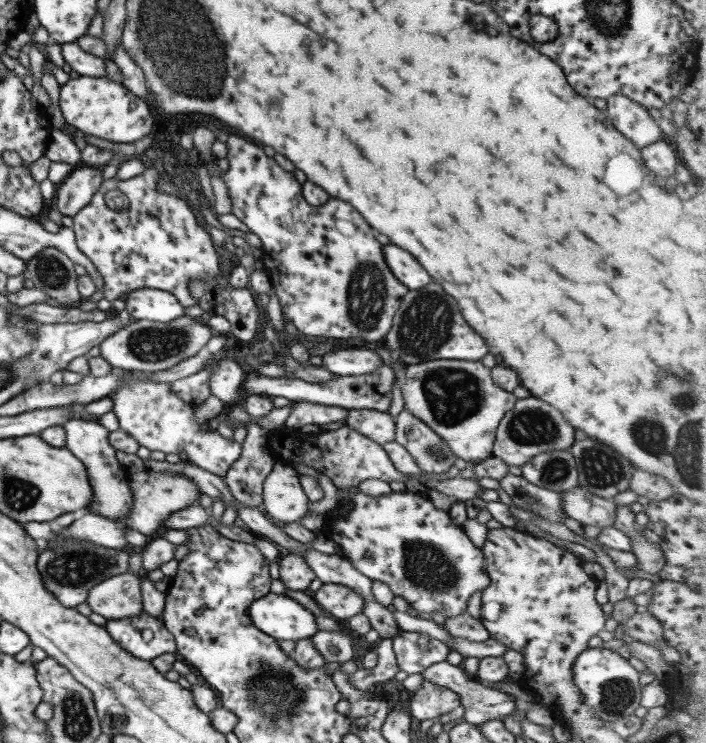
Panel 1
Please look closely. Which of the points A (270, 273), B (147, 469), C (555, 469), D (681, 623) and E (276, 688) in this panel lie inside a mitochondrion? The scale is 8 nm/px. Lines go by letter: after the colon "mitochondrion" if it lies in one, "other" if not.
A: other
B: other
C: mitochondrion
D: other
E: mitochondrion

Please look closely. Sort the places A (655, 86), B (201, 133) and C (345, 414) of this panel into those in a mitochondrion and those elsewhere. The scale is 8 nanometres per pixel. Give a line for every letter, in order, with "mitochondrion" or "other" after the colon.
A: other
B: other
C: other

